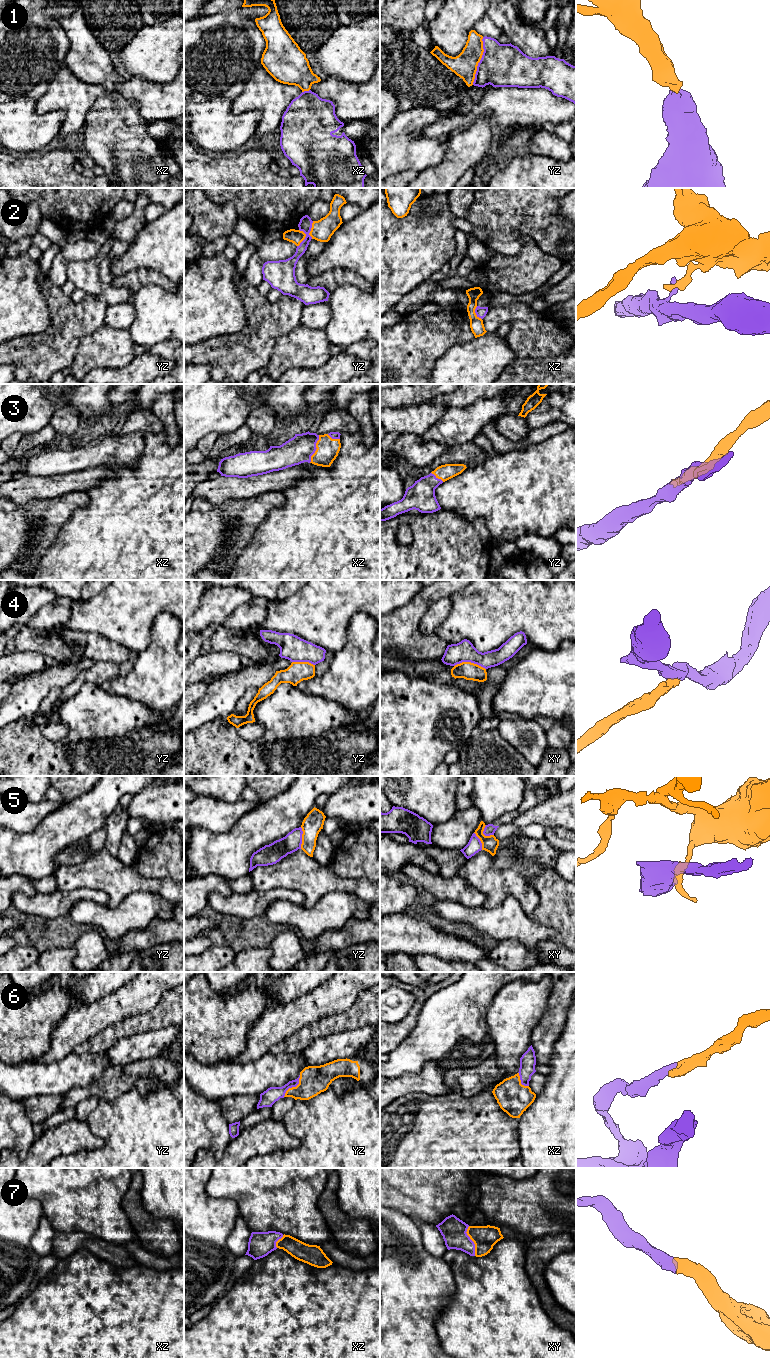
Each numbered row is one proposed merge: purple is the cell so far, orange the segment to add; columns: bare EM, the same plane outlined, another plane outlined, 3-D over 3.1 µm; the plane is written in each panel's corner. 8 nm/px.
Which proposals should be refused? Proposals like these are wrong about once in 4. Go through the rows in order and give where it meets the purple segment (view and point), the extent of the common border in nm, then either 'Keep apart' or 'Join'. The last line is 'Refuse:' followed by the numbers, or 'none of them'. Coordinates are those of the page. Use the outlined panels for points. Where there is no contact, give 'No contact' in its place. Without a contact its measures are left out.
1: Touches purple at yz (480, 61). Shared border 400 nm. Join
2: Touches purple at yz (305, 237). Shared border 140 nm. Keep apart
3: Touches purple at xz (316, 448). Shared border 240 nm. Join
4: Touches purple at xy (470, 661). Shared border 260 nm. Keep apart
5: Touches purple at yz (301, 838). Shared border 180 nm. Keep apart
6: Touches purple at yz (293, 1086). Shared border 220 nm. Join
7: Touches purple at xy (472, 1241). Shared border 240 nm. Join
Refuse: 2, 4, 5

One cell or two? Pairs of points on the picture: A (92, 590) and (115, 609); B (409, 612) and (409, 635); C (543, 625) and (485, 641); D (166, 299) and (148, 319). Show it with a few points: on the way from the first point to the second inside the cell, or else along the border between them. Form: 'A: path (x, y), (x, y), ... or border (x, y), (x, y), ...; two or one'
A: border (103, 590), (88, 599), (82, 600); two
B: path (409, 618), (409, 629); one
C: path (529, 625), (501, 625), (499, 627); one
D: path (163, 304), (153, 314); one

